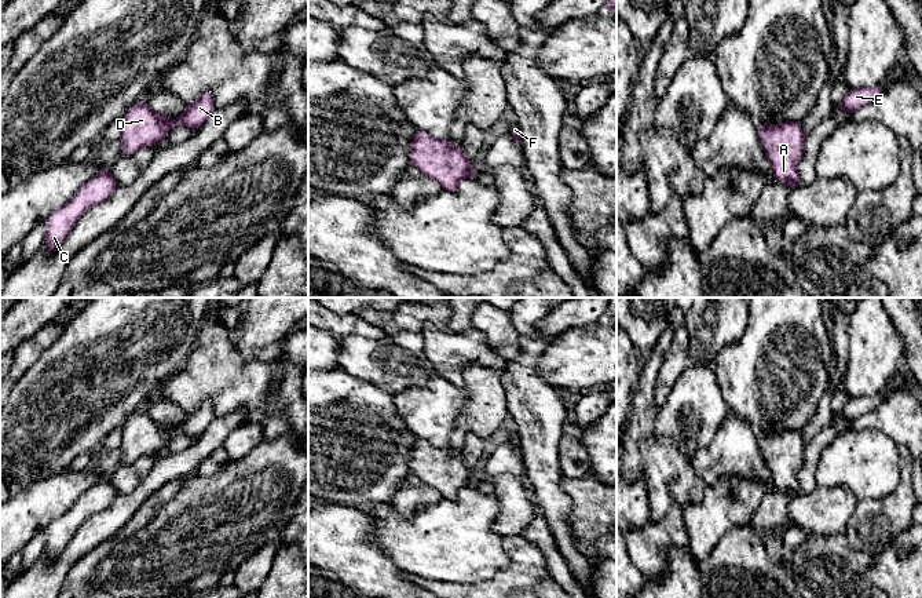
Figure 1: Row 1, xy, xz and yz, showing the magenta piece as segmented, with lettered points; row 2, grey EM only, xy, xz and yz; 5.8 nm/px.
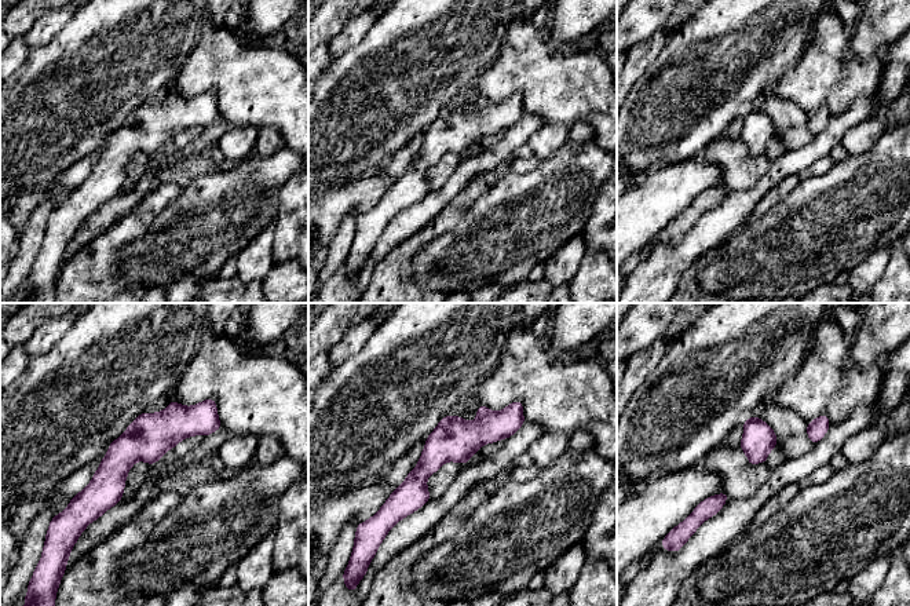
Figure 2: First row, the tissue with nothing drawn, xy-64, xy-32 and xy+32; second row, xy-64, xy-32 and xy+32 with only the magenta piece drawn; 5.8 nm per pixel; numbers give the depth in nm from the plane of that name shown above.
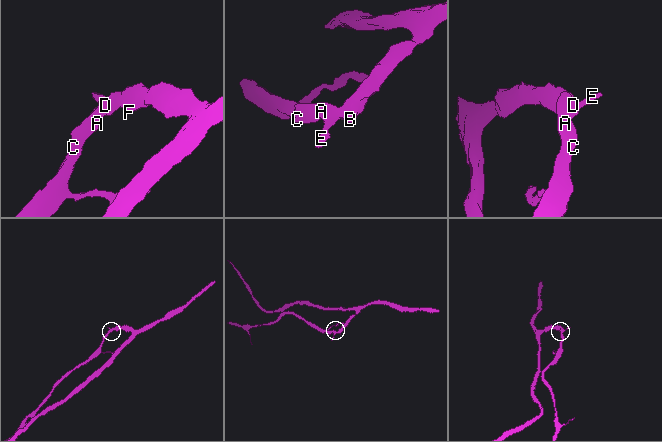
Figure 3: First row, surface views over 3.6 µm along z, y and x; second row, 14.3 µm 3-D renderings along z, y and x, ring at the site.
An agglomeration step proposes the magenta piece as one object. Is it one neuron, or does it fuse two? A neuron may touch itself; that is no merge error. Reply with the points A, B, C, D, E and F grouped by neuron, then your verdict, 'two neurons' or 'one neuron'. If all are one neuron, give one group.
groups A B C D E F; one neuron

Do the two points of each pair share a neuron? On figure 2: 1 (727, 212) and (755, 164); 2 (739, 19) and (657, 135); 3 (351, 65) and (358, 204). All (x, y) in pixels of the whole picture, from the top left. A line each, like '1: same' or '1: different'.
1: different
2: same
3: different

